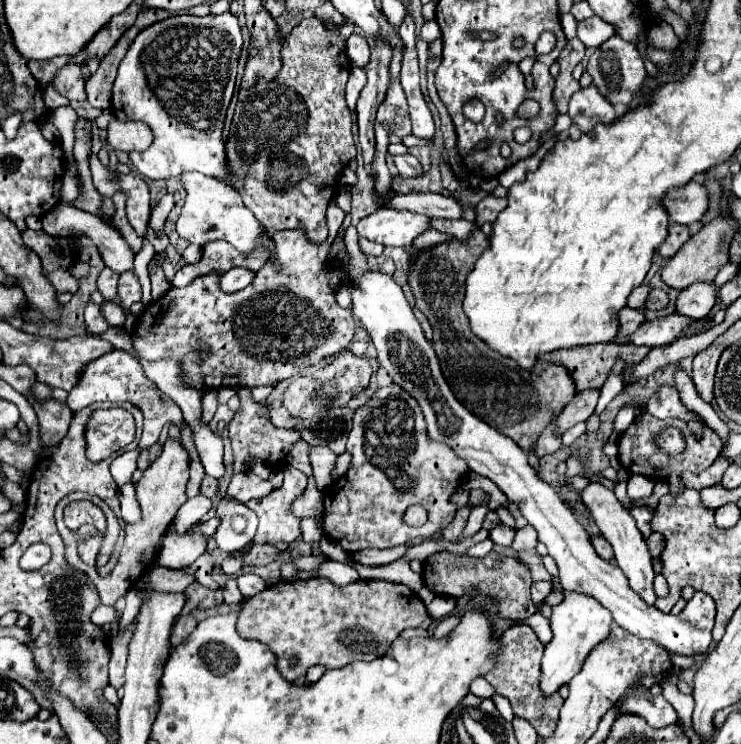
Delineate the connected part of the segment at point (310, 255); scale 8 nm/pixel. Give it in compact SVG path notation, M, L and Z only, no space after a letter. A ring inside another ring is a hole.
M332 202L328 206L328 240L324 244L310 244L304 238L302 230L282 230L274 234L276 244L276 264L274 260L266 262L254 282L238 292L220 292L222 272L208 272L208 276L198 276L192 284L184 288L170 288L162 298L154 300L152 310L146 308L146 314L138 318L138 324L132 330L132 344L136 348L134 356L138 360L180 360L180 370L184 372L184 384L192 384L202 396L210 390L220 390L224 386L274 386L294 374L300 374L304 368L318 364L326 356L334 356L340 350L346 350L354 336L352 310L342 308L336 302L336 290L330 282L334 268L330 262L330 250L334 238L342 226L344 212ZM206 344L212 348L208 360L198 360L194 348Z

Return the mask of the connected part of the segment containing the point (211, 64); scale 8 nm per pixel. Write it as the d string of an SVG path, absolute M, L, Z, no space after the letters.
M232 12L220 16L172 16L168 20L156 22L144 28L134 44L128 48L128 54L120 62L118 76L112 90L112 114L118 120L142 120L150 126L154 142L144 152L130 152L134 168L150 180L180 176L184 170L196 170L206 176L224 178L228 174L222 126L230 98L236 84L236 66L238 54L242 48L242 32L238 18Z

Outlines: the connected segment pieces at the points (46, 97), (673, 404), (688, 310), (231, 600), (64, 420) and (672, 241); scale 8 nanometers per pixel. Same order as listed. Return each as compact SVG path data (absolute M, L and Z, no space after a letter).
M48 84L45 86L45 90L43 90L42 98L46 106L51 110L57 108L58 106L66 106L70 103L68 98L61 95L54 88L52 84Z
M664 384L660 386L654 396L646 402L646 410L656 416L656 418L682 418L688 422L688 426L698 434L702 432L700 424L696 422L696 414L690 412L678 398L678 390L672 388L670 384Z
M700 282L700 284L692 284L692 288L684 288L676 300L676 310L680 314L686 314L694 320L704 320L710 310L714 308L718 298L718 286L712 282Z
M230 578L230 580L226 582L226 586L224 586L224 602L226 602L228 606L234 606L234 604L240 604L242 600L244 600L244 596L240 594L240 590L238 590L238 586L236 586L236 580Z
M44 400L40 404L34 404L34 410L38 414L40 422L40 438L46 446L52 446L64 438L68 432L70 420L72 420L72 410L66 404L60 404L58 400Z
M670 224L668 232L670 234L668 234L666 242L658 248L658 252L666 258L672 258L682 248L682 244L690 238L690 230L688 230L688 226L682 226L682 224Z

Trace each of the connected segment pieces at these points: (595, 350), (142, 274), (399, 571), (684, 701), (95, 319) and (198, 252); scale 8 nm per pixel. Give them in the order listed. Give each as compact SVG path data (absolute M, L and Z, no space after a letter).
M592 344L592 346L574 346L562 348L556 352L540 354L546 362L562 364L570 370L576 388L602 388L604 380L608 378L616 356L622 356L626 364L640 362L650 352L648 346L636 344Z
M143 238L142 249L135 254L134 271L136 272L142 288L141 302L144 306L148 306L152 302L151 282L148 272L148 264L155 254L154 247L147 238Z
M408 556L384 566L362 566L362 564L354 564L354 566L362 578L382 578L388 582L400 582L406 584L412 592L418 592L424 586L422 576L410 568Z
M671 675L663 680L661 687L663 697L674 707L682 724L692 727L692 713L694 699L692 695L685 695L677 688L678 676Z
M90 302L90 304L86 306L84 318L86 318L86 328L88 328L90 334L98 336L98 334L102 334L102 332L108 330L108 324L106 324L106 320L104 320L102 314L100 314L100 306L98 306L98 304L92 304L92 302Z
M190 244L184 252L182 258L186 260L186 264L196 264L202 260L202 248L196 248L196 244Z

